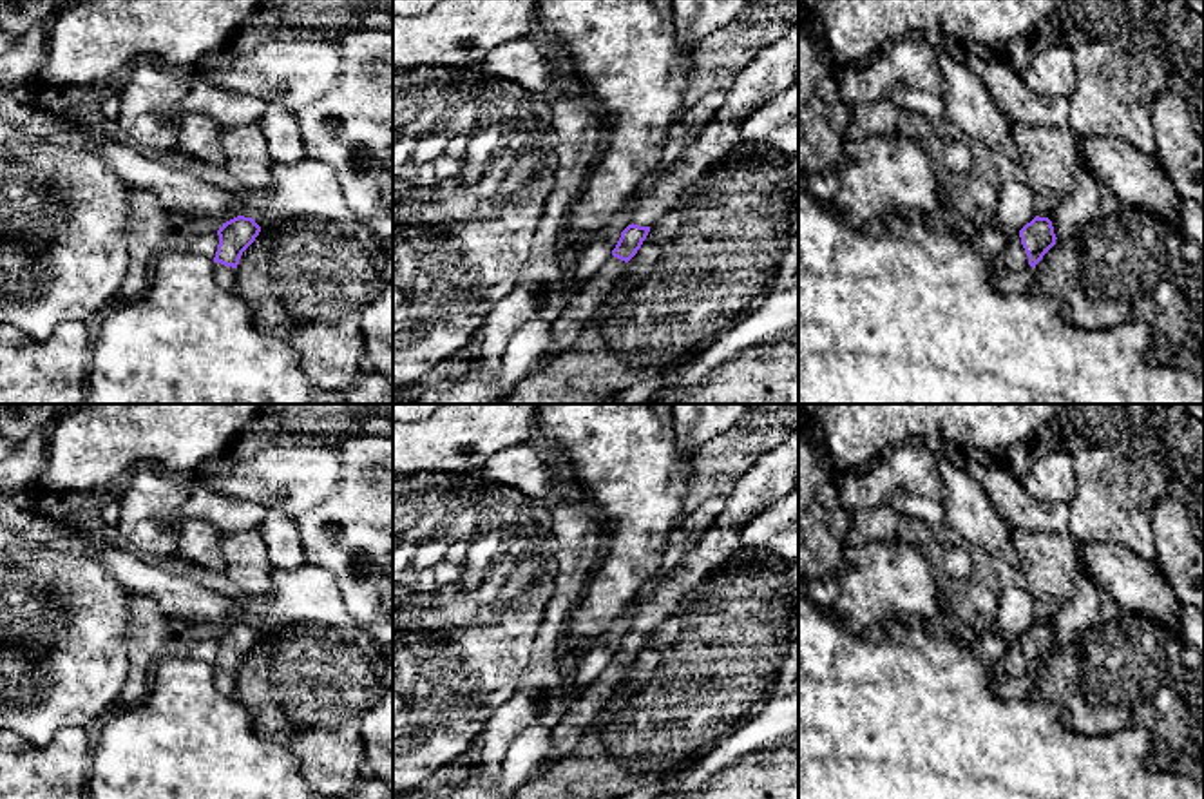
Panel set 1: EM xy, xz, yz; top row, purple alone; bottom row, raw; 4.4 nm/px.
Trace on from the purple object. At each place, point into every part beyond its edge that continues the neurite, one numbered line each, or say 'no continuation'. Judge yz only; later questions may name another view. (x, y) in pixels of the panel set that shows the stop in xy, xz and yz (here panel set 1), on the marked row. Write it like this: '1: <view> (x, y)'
1: yz (1012, 272)

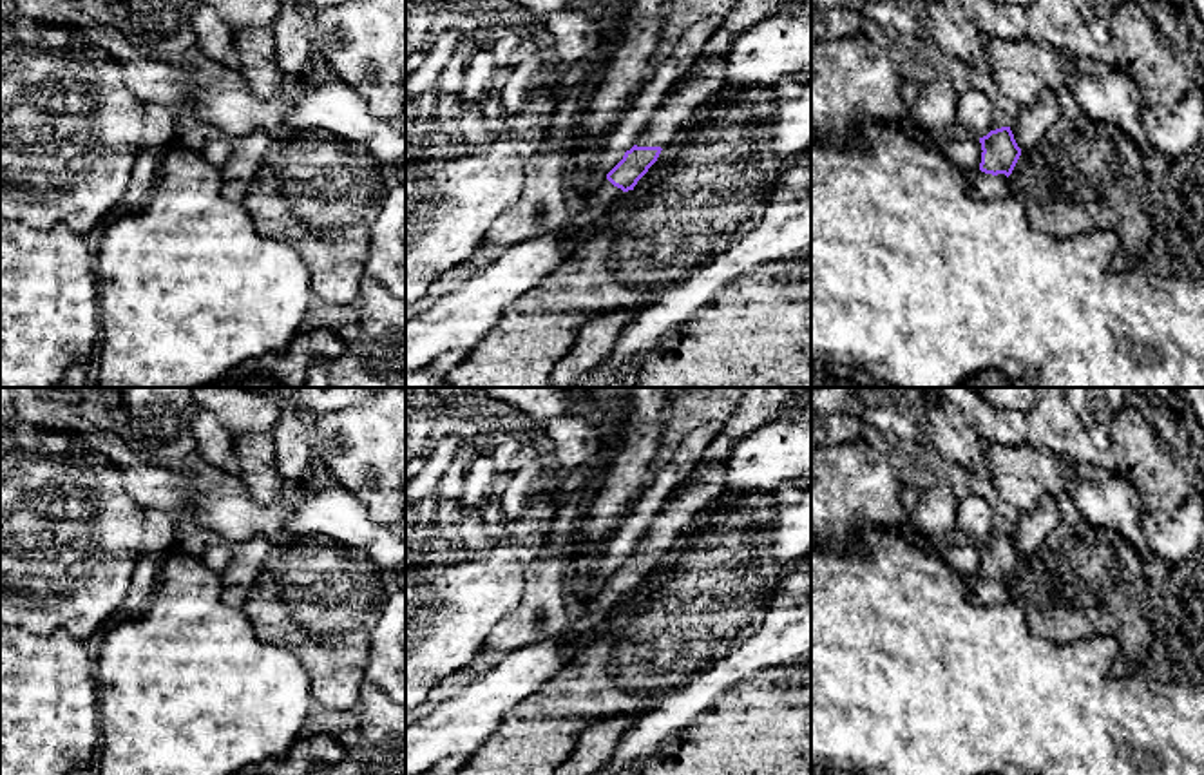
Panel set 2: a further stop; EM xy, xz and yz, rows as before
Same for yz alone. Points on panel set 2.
1: yz (982, 185)

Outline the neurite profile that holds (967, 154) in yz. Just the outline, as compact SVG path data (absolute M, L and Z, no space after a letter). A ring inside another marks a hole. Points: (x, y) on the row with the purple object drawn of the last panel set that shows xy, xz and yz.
M938 138L941 154L961 168L979 168L981 163L981 143L978 138L954 141Z

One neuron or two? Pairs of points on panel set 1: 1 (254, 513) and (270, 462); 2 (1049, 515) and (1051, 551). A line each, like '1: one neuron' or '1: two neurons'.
1: two neurons
2: two neurons

